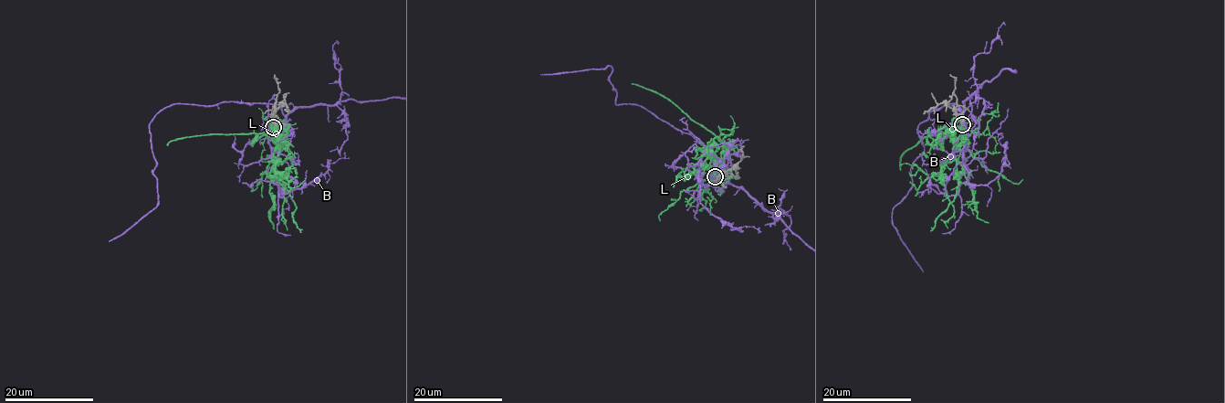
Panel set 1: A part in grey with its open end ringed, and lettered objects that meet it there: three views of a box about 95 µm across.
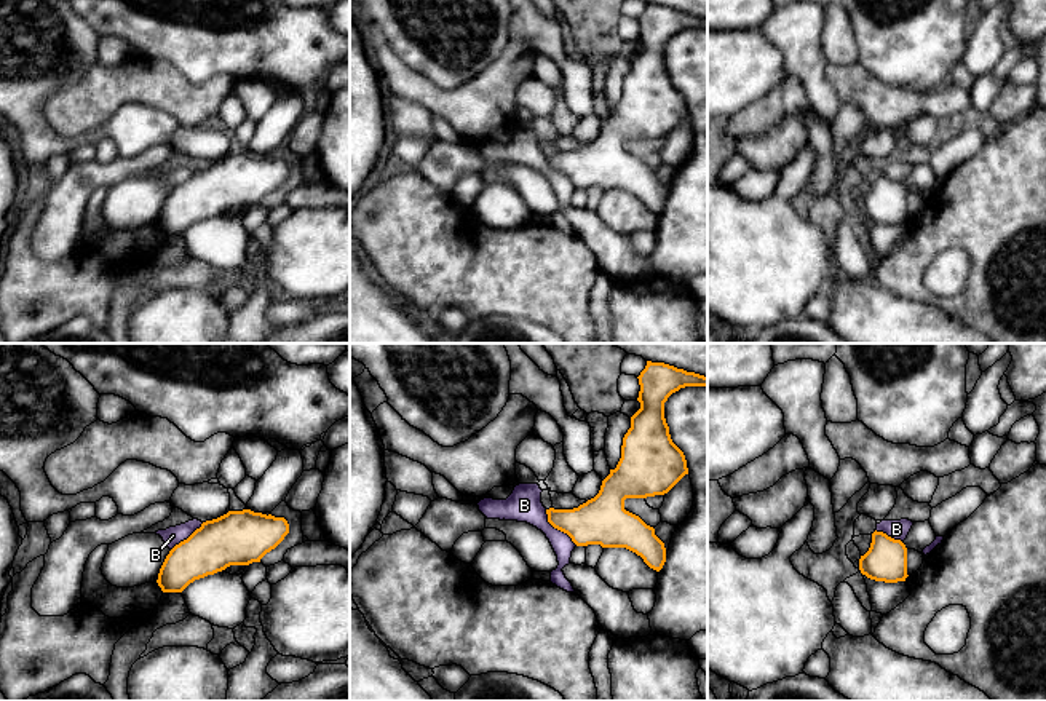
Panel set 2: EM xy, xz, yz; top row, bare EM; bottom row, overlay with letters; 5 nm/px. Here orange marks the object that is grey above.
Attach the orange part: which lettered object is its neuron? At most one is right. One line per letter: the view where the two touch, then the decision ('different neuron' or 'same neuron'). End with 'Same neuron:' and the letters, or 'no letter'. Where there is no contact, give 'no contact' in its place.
B: contact in xz; different neuron
L: no contact; same neuron
Same neuron: L

